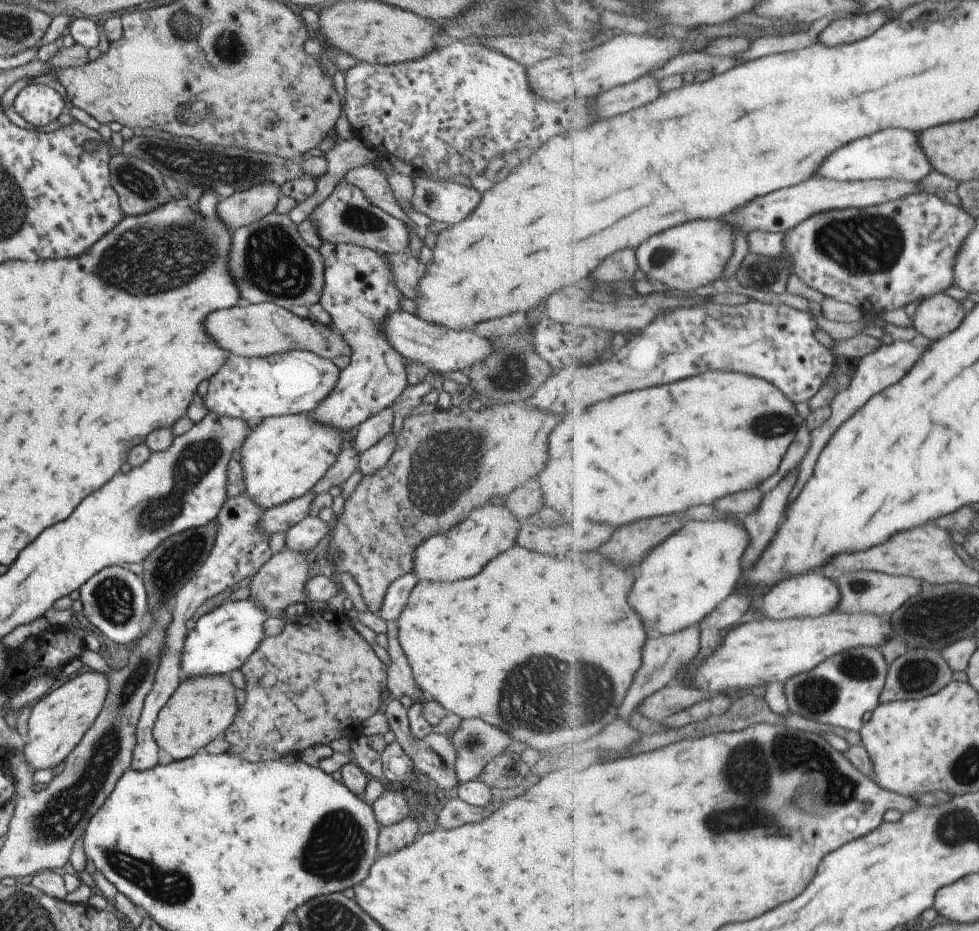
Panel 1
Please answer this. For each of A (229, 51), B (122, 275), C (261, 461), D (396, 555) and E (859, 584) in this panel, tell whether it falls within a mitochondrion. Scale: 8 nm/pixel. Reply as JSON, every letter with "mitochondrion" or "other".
{"A":"mitochondrion","B":"mitochondrion","C":"other","D":"other","E":"mitochondrion"}

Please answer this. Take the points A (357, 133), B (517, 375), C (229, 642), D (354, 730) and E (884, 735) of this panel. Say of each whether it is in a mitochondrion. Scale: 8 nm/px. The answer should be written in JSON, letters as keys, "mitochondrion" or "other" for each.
{"A":"other","B":"mitochondrion","C":"other","D":"other","E":"other"}

